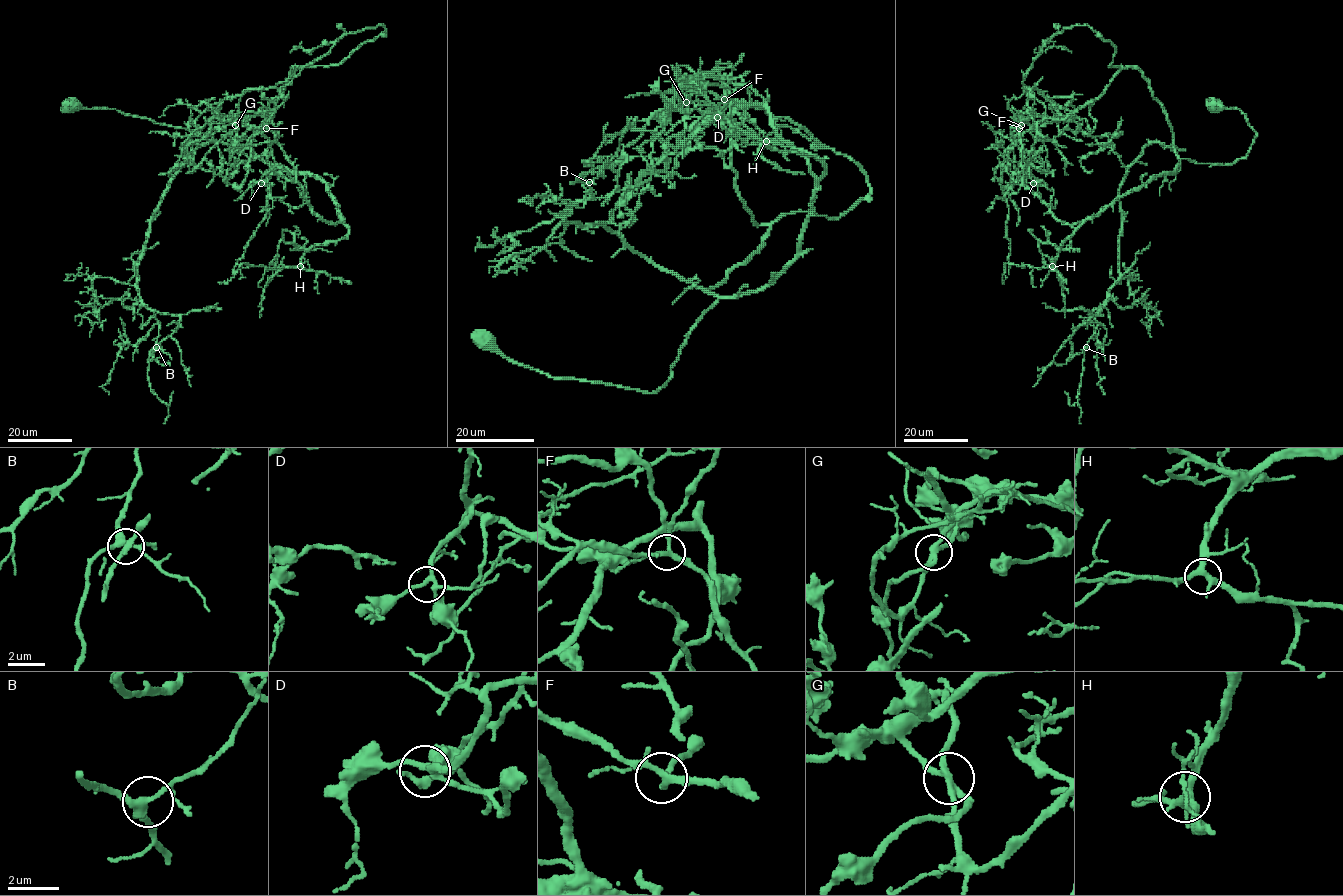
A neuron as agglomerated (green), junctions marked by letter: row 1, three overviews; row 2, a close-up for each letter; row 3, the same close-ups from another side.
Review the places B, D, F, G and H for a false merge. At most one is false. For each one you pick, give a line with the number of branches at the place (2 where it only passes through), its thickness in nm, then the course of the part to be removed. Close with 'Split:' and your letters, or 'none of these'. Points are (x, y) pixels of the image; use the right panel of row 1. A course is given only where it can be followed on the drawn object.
Split: none of these

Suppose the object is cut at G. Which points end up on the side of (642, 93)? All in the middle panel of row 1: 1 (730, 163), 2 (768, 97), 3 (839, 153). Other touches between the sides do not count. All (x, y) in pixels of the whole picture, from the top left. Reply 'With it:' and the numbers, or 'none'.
With it: 1, 3

